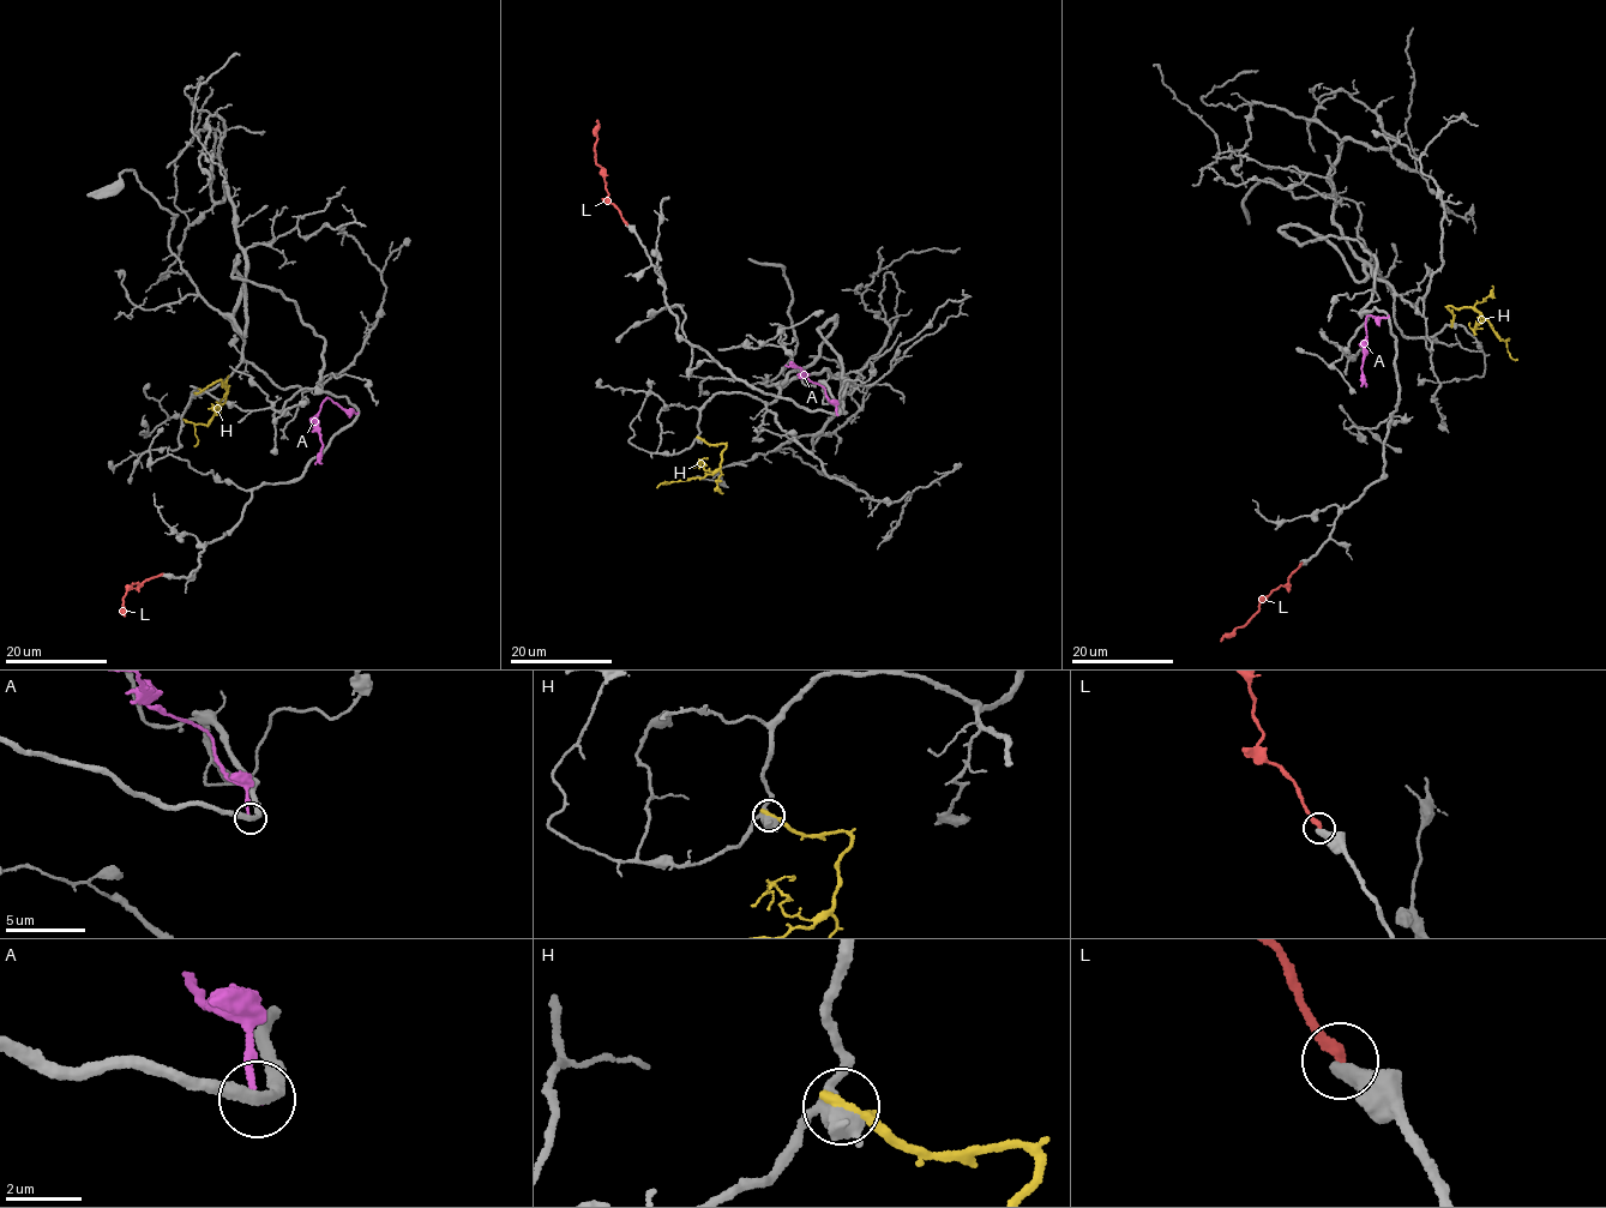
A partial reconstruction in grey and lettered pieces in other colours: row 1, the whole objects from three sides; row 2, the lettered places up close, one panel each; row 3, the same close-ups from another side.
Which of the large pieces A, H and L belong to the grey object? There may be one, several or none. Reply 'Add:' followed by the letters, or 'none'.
Add: none

